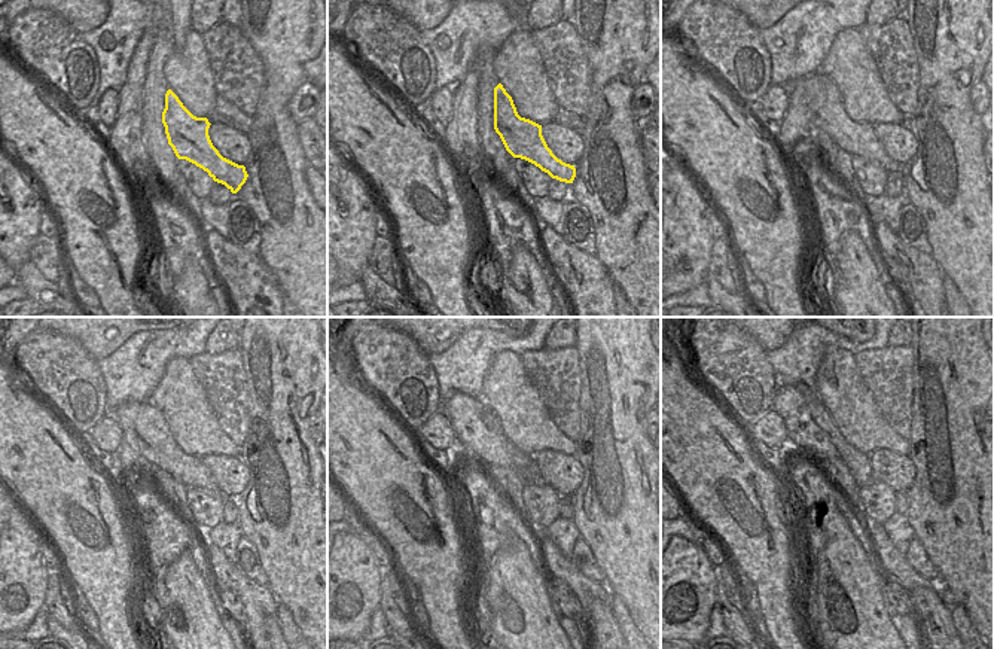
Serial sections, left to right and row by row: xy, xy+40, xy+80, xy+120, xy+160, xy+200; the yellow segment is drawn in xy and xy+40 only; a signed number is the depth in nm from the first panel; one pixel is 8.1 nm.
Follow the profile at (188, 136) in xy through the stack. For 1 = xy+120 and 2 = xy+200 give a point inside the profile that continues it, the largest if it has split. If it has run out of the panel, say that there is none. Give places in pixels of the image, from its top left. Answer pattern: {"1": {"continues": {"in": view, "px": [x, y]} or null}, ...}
{"1": {"continues": {"in": "xy+120", "px": [158, 450]}}, "2": {"continues": {"in": "xy+200", "px": [802, 433]}}}

